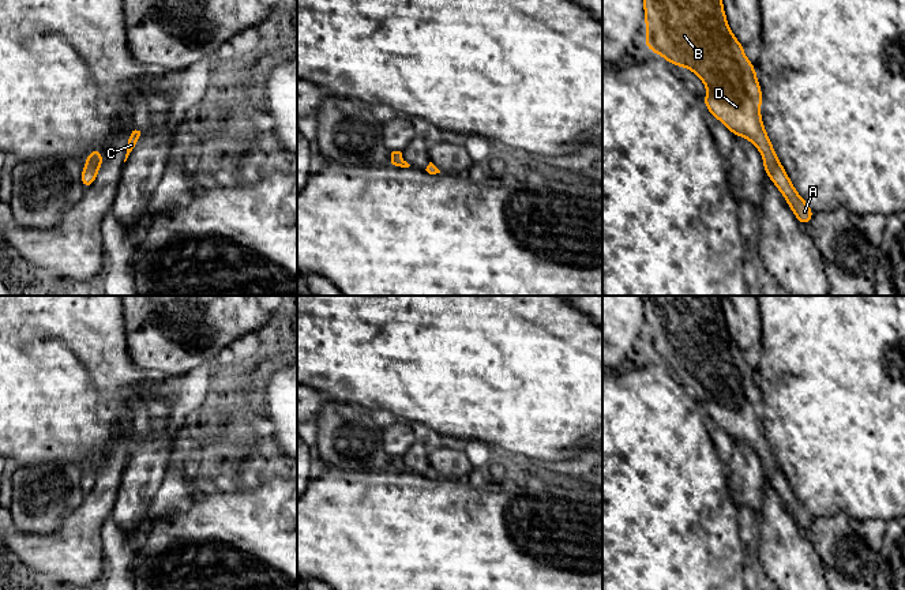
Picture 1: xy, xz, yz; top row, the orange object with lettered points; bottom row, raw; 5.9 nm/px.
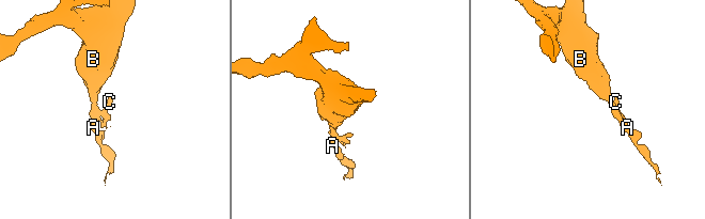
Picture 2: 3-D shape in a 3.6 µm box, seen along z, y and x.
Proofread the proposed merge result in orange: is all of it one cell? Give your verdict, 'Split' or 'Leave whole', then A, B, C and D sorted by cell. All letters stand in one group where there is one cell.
Leave whole. Groups: A B C D

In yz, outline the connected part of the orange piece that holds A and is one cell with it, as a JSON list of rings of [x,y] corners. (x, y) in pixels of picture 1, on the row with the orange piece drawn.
[[[643,0],[646,46],[676,67],[687,67],[707,87],[706,109],[733,135],[748,139],[763,155],[765,173],[784,195],[801,225],[812,219],[812,210],[796,192],[770,143],[761,119],[762,91],[755,67],[746,57],[743,45],[731,31],[722,0]]]

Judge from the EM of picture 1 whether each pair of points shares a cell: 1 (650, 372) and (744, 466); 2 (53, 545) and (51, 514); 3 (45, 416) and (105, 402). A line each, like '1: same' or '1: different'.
1: different
2: different
3: same

